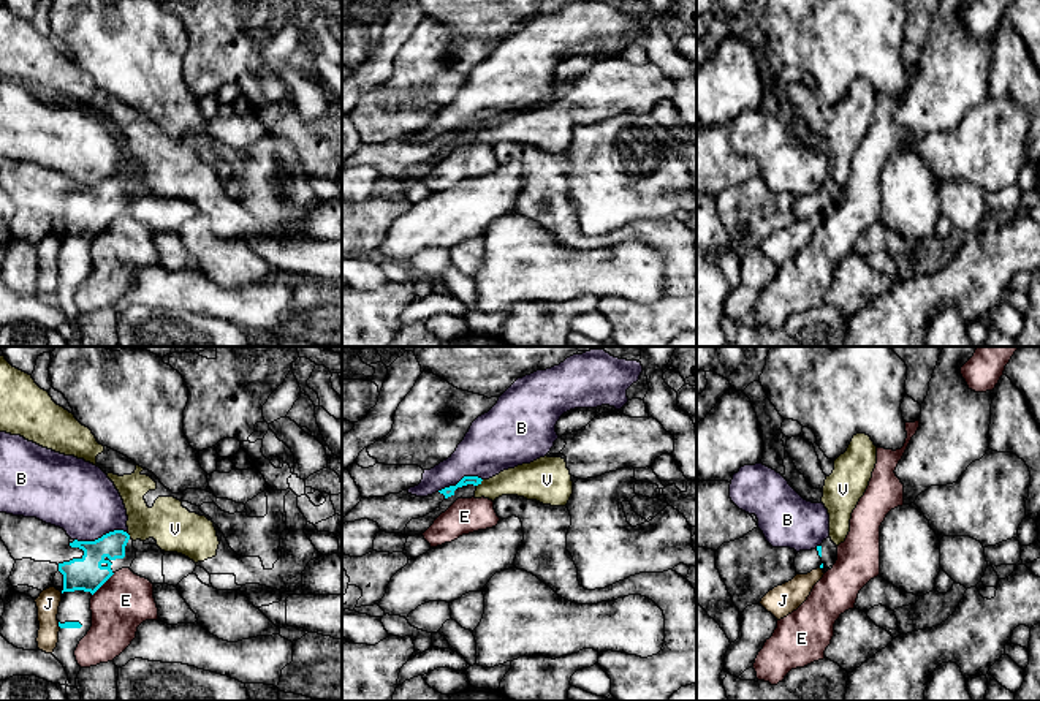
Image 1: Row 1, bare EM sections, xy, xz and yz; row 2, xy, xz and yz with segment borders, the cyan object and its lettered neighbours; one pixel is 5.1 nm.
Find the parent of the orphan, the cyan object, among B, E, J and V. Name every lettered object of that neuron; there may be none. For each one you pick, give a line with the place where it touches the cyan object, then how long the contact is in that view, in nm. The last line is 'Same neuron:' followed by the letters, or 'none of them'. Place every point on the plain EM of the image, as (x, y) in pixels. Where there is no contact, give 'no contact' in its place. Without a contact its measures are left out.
Same neuron: none of them

